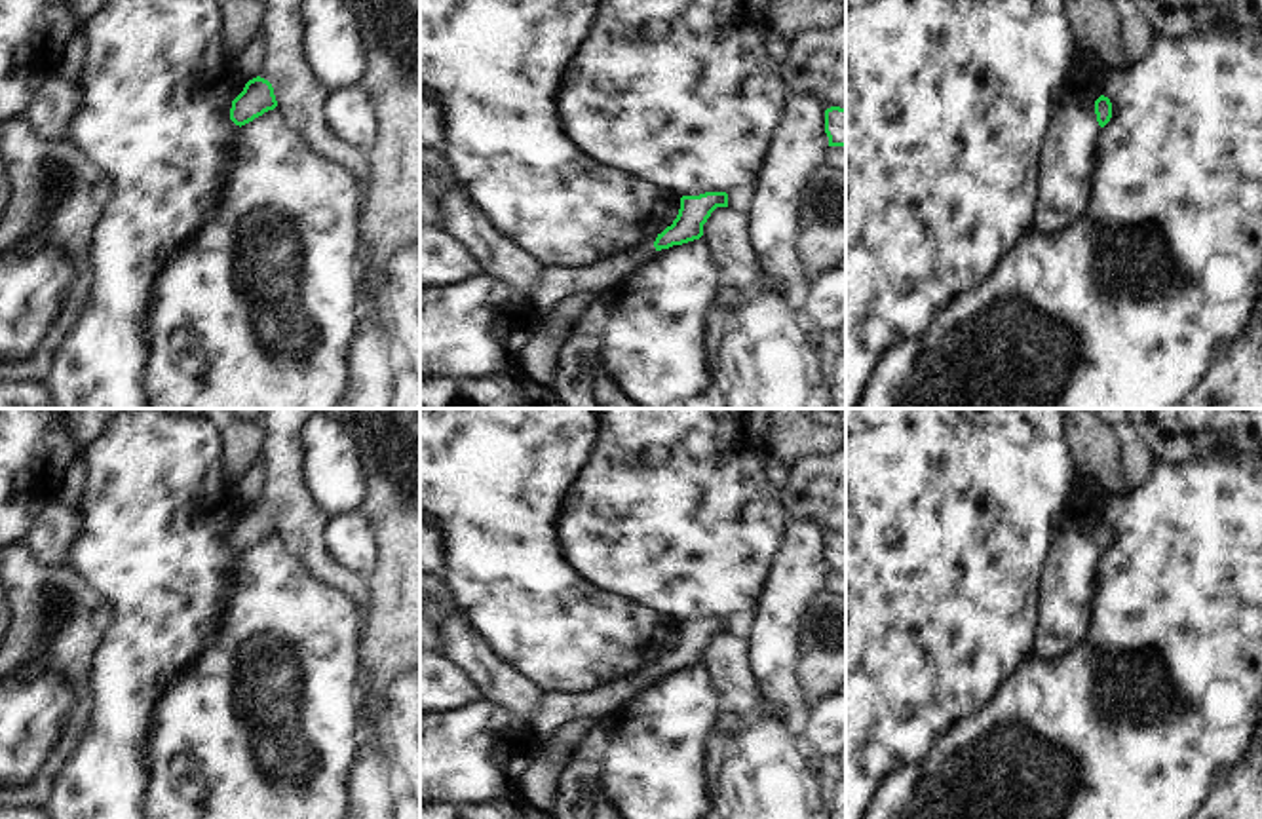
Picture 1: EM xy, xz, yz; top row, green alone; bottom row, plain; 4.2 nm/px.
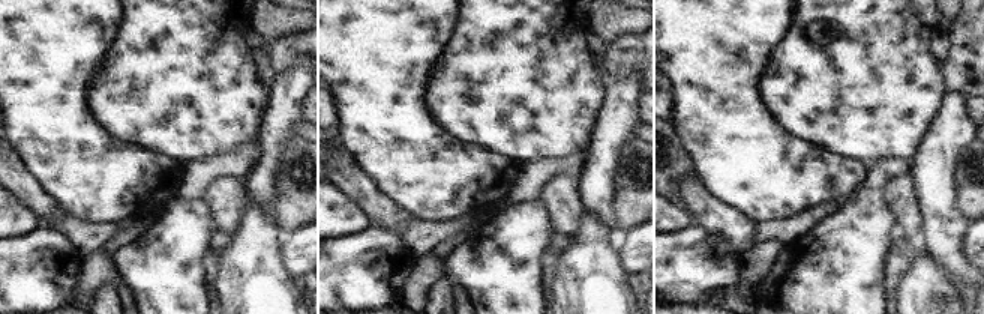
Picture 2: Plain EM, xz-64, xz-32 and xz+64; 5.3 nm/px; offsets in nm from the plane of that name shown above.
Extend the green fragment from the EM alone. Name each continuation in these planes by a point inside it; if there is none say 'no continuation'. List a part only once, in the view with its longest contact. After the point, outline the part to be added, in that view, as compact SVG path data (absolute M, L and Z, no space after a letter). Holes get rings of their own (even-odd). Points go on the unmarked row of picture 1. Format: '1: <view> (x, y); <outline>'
1: xz (552, 711); M656 663L583 694L540 694L528 713L526 728L544 743L572 720L583 716L602 718L629 701L637 692L656 682L654 667Z

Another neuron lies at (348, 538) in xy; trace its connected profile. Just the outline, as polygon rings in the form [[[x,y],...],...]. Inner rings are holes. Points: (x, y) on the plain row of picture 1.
[[[361,511],[338,515],[323,528],[331,557],[344,568],[367,580],[376,566],[376,540]]]

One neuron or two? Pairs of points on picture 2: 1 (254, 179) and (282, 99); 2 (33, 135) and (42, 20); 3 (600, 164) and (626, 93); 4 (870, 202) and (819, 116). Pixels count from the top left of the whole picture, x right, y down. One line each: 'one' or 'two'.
1: one
2: one
3: one
4: two

